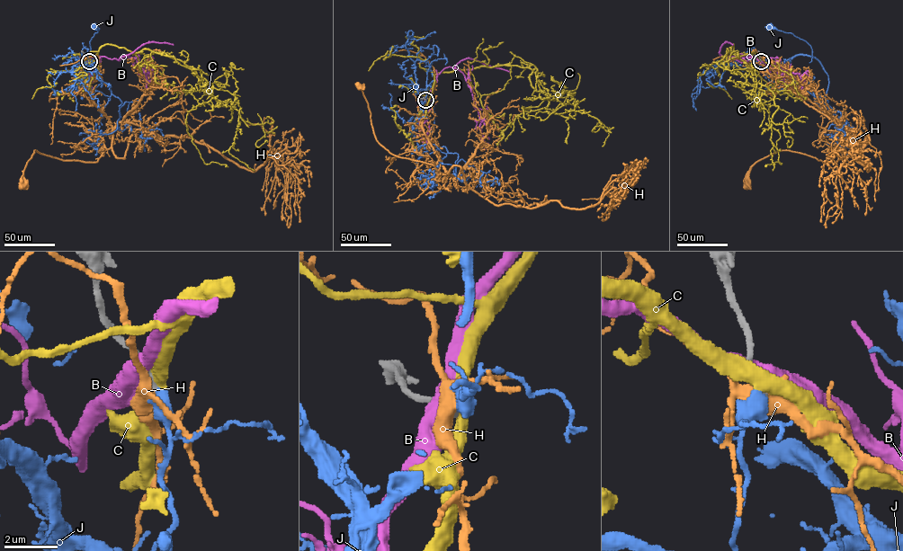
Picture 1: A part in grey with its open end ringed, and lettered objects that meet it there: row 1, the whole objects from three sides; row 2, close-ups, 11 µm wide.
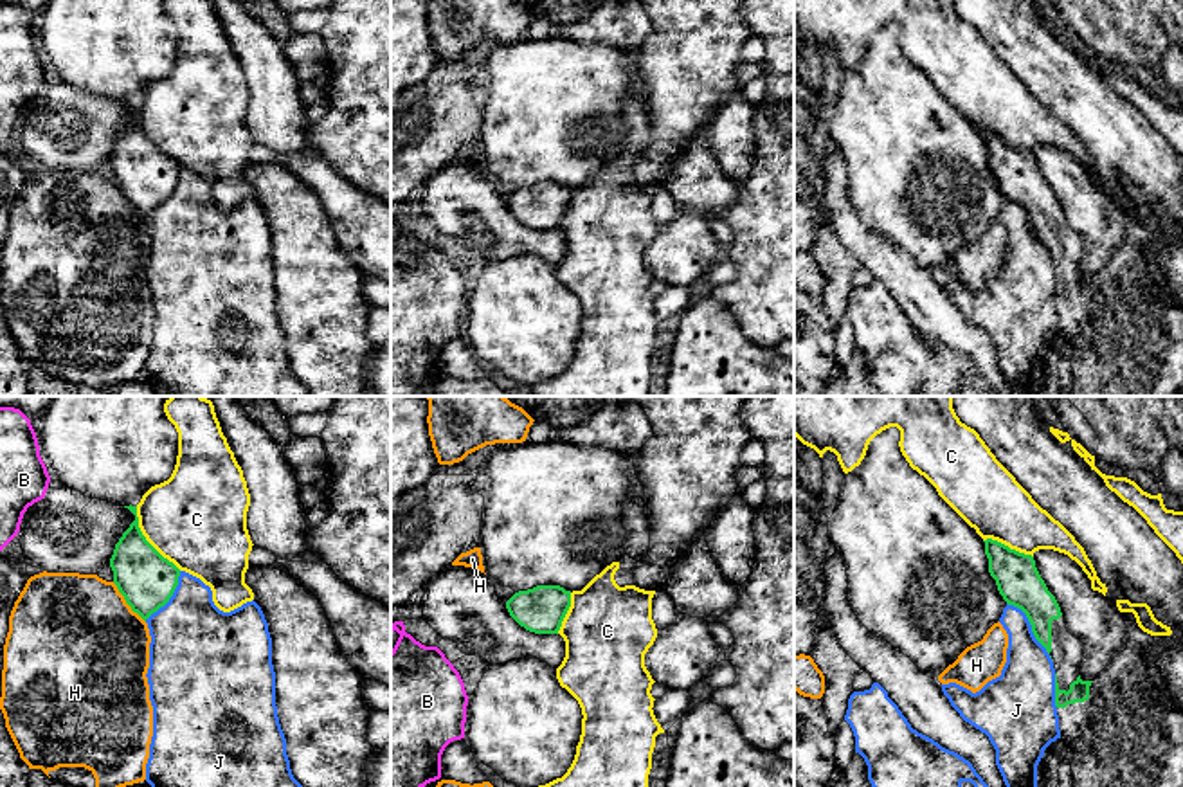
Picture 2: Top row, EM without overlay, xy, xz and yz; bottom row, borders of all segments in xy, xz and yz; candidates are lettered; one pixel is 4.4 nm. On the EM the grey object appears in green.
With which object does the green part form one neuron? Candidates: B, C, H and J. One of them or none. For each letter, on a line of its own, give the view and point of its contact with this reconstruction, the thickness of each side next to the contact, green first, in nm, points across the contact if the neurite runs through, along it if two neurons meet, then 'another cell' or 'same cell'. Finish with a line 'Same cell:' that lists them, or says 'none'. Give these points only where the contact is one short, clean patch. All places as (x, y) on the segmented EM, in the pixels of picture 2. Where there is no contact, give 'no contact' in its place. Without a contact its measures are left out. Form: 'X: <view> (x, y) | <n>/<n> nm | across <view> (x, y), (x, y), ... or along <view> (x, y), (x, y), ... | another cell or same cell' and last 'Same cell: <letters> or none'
B: no contact | another cell
C: xy (146, 541) | 260/440 nm | another cell
H: xy (126, 602) | 260/500 nm | another cell
J: yz (1032, 629) | 200/260 nm | another cell
Same cell: none

